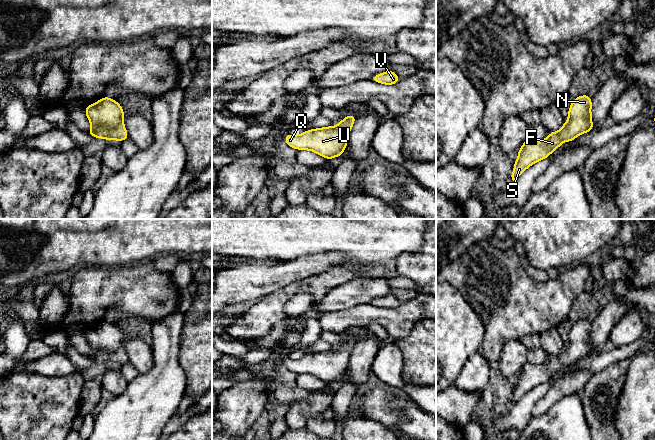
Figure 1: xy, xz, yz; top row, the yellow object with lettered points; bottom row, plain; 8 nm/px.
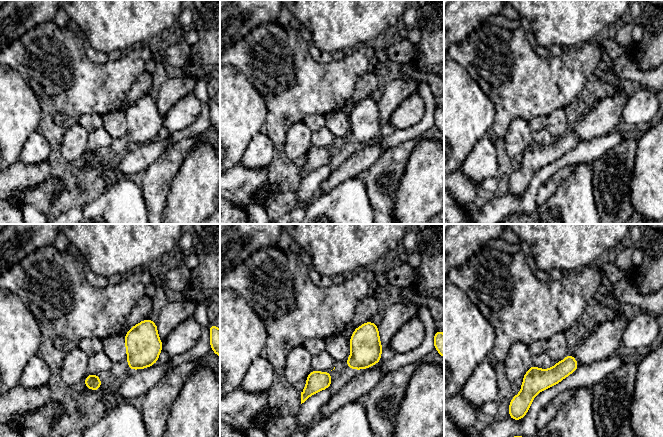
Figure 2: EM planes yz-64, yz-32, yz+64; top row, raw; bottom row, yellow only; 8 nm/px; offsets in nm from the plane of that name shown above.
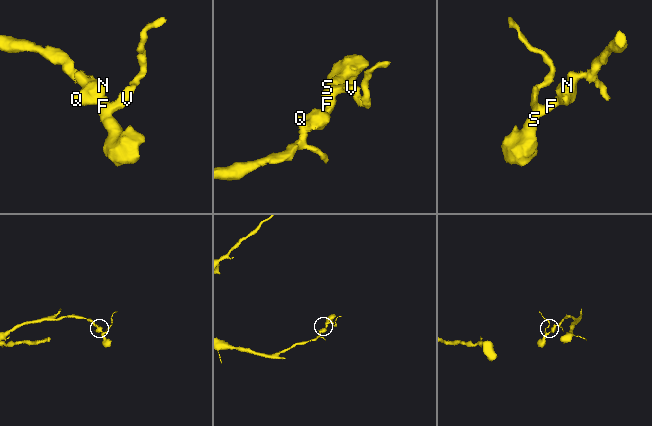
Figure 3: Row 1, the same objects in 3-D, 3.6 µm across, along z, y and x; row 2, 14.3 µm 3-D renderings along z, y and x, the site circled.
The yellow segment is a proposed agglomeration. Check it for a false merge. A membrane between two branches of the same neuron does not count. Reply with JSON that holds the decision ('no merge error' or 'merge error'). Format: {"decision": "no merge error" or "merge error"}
{"decision": "no merge error"}

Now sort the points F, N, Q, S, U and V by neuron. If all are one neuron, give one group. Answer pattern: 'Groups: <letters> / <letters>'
Groups: F N Q S U V

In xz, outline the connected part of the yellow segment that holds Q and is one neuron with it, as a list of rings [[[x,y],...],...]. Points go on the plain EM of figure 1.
[[[348,339],[337,350],[306,354],[300,359],[285,359],[284,367],[297,374],[313,375],[327,384],[339,381],[348,367],[348,357],[357,341]]]

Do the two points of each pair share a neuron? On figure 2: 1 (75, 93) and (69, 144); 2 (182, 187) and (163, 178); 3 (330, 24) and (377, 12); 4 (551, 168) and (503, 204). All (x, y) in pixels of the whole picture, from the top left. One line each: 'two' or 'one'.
1: two
2: two
3: one
4: one

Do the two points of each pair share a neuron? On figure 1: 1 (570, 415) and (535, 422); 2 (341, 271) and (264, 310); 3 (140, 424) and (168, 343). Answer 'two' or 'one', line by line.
1: one
2: one
3: one

